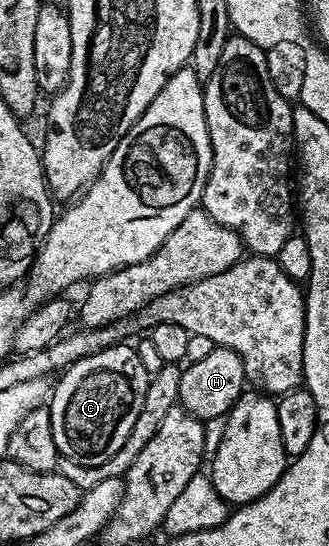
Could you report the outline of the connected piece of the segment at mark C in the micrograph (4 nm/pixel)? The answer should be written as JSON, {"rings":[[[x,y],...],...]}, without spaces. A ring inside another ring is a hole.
{"rings":[[[116,344],[77,359],[58,375],[49,399],[53,444],[62,457],[82,466],[105,464],[129,440],[145,404],[149,375],[135,346]]]}

